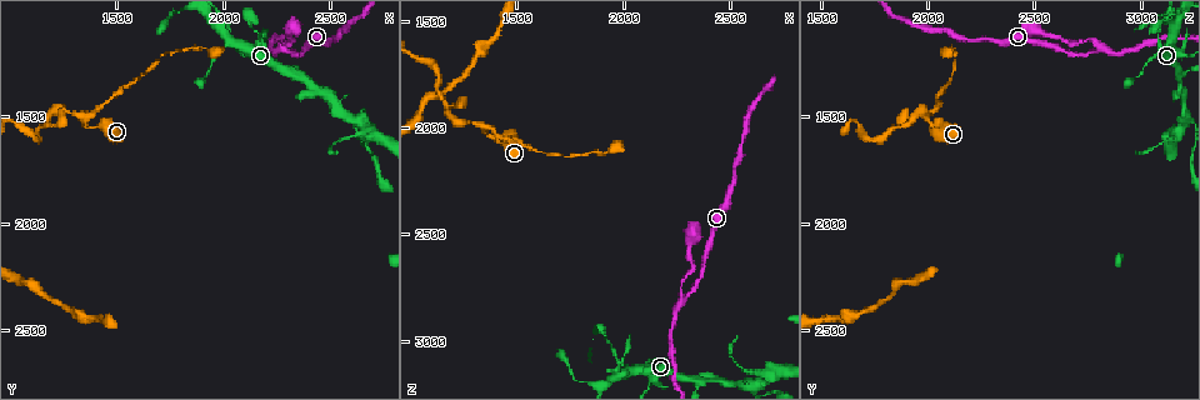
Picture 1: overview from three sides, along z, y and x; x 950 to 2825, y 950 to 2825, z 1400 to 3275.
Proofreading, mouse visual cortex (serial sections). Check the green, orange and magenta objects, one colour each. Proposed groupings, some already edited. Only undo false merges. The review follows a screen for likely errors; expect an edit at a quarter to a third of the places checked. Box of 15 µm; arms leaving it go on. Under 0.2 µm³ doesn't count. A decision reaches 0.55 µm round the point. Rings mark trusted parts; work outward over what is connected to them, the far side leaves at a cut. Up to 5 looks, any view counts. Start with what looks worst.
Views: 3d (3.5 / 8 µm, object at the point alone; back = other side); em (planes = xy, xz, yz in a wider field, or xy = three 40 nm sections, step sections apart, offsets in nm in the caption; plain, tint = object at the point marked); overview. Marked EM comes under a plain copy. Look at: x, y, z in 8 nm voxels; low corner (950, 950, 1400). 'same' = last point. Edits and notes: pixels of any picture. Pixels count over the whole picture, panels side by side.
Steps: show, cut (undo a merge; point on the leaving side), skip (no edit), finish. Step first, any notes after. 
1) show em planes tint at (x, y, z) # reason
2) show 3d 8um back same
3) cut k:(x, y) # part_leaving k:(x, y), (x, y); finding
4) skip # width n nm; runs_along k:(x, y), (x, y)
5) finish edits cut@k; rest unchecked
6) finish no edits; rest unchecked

show 3d 3.5um at (2350, 1300, 3200) # thin neck

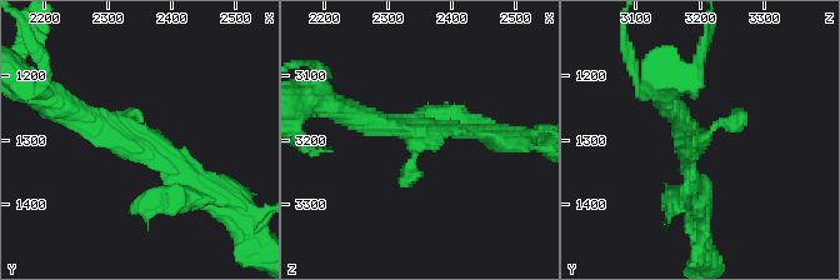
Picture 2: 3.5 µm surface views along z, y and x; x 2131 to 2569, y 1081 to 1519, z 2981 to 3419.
show em xy step 3 tint at (2350, 1300, 3190)

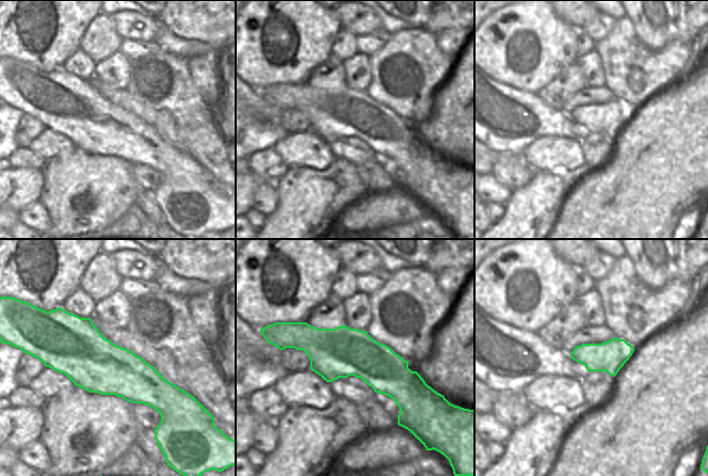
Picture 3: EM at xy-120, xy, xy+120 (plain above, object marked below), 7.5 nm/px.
skip # runs_along 2:(71, 109), (205, 194); all the same cell

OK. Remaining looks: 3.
show 3d 3.5um at (2280, 1180, 2820) # three arms meet

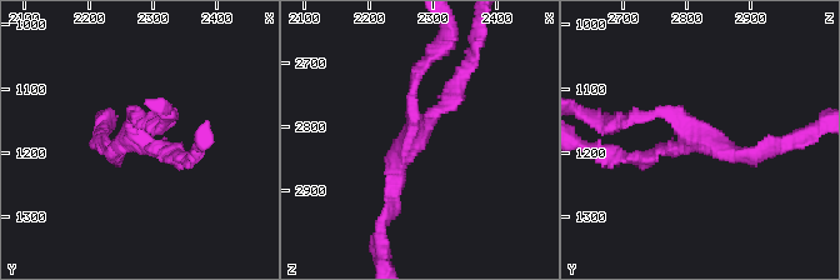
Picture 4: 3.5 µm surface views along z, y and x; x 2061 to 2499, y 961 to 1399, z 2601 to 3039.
show em xy step 5 tint at (2270, 1175, 2815) # arms 3; arm_widths 150, 200, 200 nm; now the EM

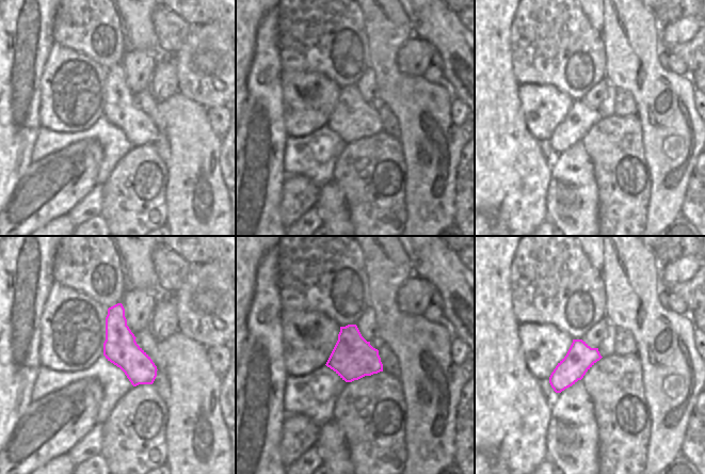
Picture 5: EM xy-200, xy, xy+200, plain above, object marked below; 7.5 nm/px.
skip # continuous, no second cell

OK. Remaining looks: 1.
finish no edits; rest unchecked

